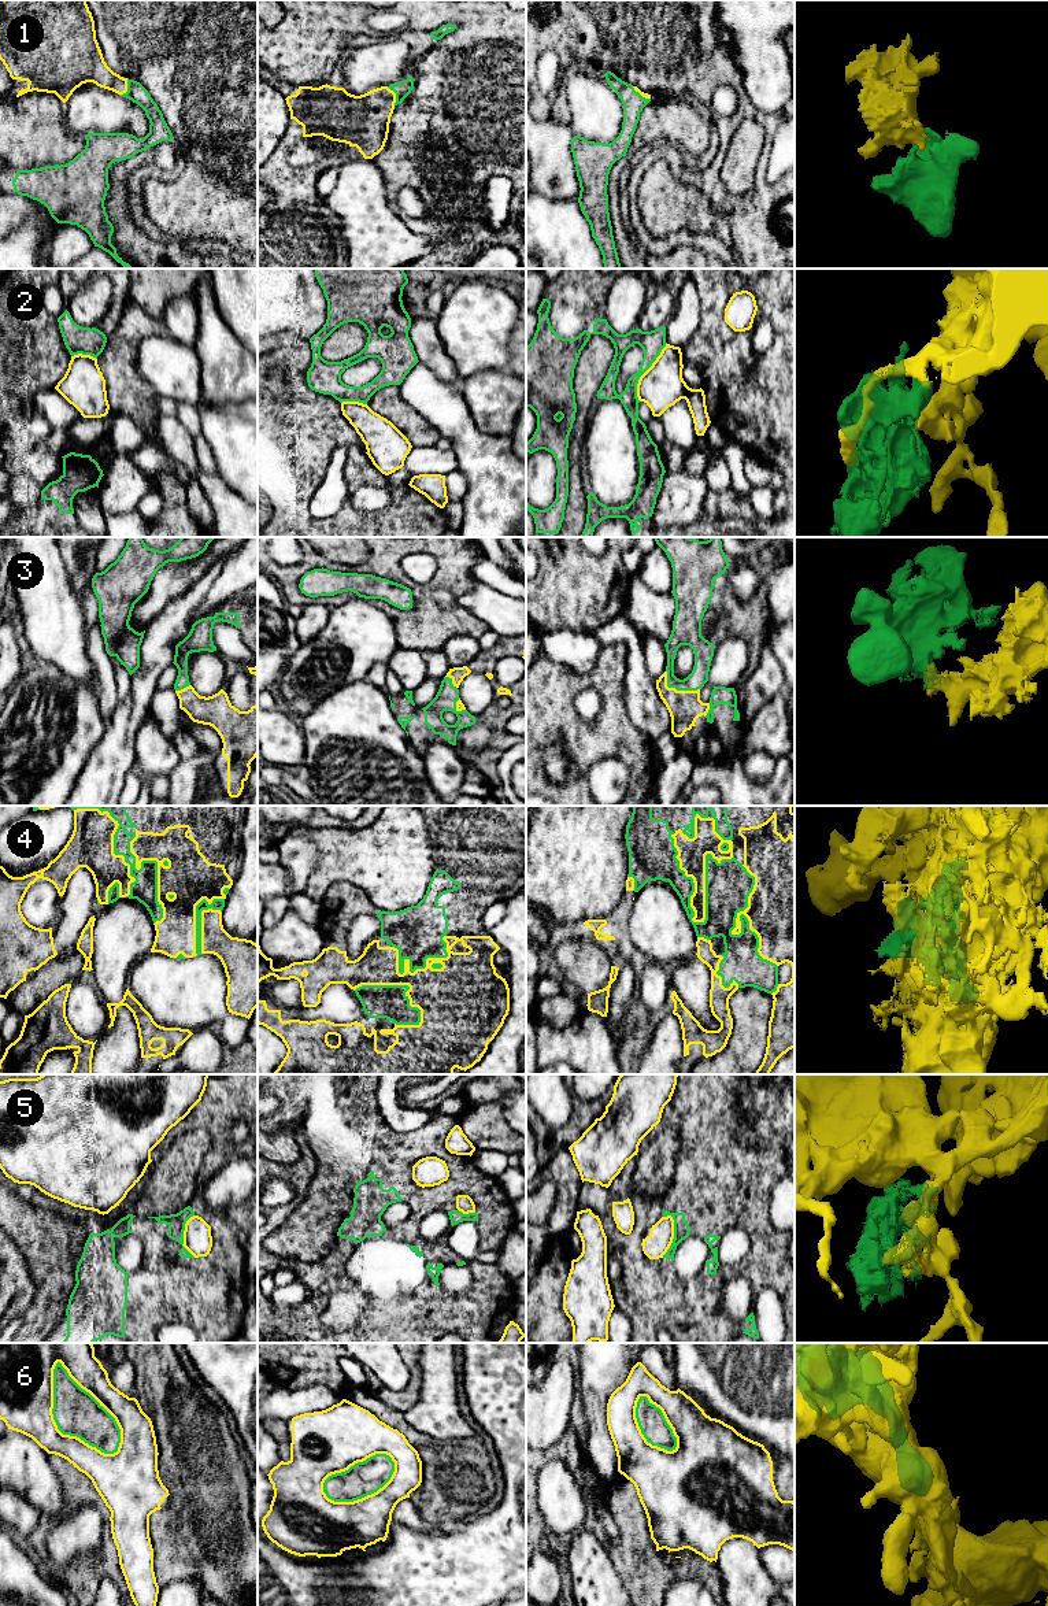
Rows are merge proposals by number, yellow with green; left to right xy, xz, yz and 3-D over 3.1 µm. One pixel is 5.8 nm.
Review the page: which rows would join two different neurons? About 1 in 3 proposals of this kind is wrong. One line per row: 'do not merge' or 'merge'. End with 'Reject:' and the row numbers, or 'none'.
1: merge
2: do not merge
3: merge
4: merge
5: do not merge
6: do not merge
Reject: 2, 5, 6

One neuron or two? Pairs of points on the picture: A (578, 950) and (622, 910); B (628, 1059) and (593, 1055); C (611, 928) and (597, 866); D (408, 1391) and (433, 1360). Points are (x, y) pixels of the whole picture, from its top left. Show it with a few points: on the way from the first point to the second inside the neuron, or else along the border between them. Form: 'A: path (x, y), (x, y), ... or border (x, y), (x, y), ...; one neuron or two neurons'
A: border (558, 946), (570, 940), (593, 940), (611, 964); two neurons
B: border (618, 1054), (619, 1059); two neurons
C: border (625, 890), (619, 903), (600, 918); two neurons
D: border (421, 1375), (419, 1398), (411, 1407); two neurons

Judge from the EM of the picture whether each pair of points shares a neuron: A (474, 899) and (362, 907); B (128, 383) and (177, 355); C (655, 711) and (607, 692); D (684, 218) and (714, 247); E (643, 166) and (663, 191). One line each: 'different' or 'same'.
A: same
B: different
C: different
D: different
E: different

